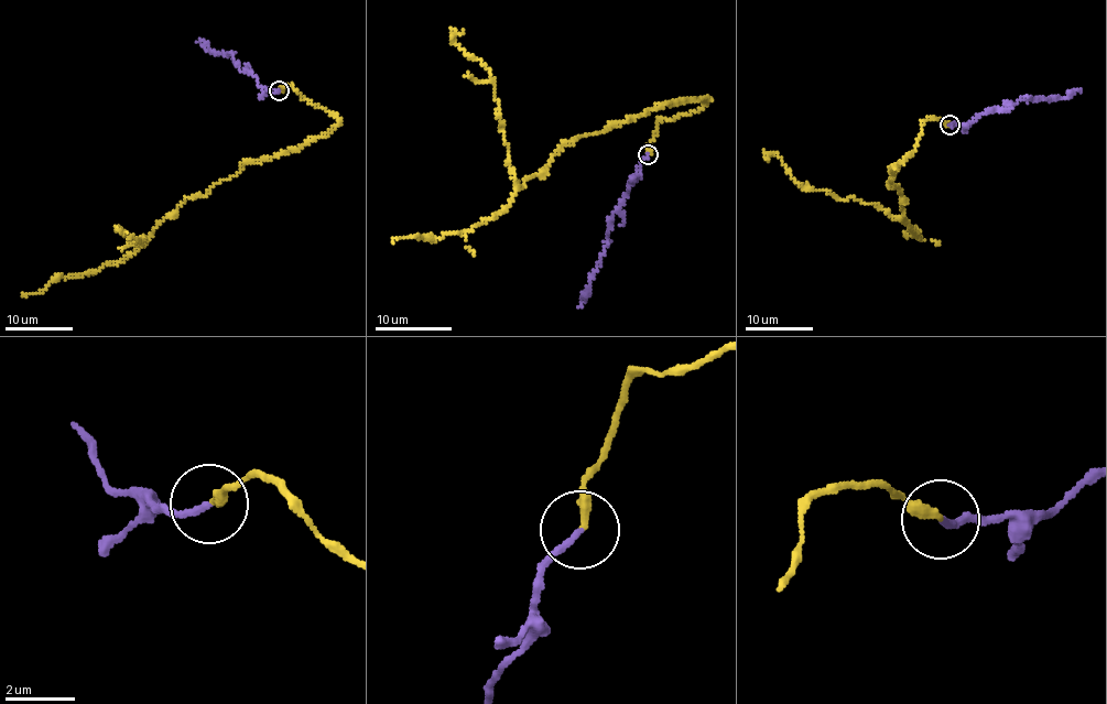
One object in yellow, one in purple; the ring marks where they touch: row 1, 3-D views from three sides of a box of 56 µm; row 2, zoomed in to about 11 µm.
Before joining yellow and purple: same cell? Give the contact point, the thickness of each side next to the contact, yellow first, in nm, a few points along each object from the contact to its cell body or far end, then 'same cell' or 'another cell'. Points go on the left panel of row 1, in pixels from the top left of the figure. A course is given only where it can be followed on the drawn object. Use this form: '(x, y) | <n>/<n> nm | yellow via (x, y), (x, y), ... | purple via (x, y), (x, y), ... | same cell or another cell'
(279, 90) | 280/170 nm | yellow via (280, 89), (291, 84), (336, 125), (192, 196), (141, 245), (117, 227), (128, 231) | purple via (280, 89), (261, 87), (253, 74), (238, 67), (232, 54), (212, 52), (197, 41) | same cell

